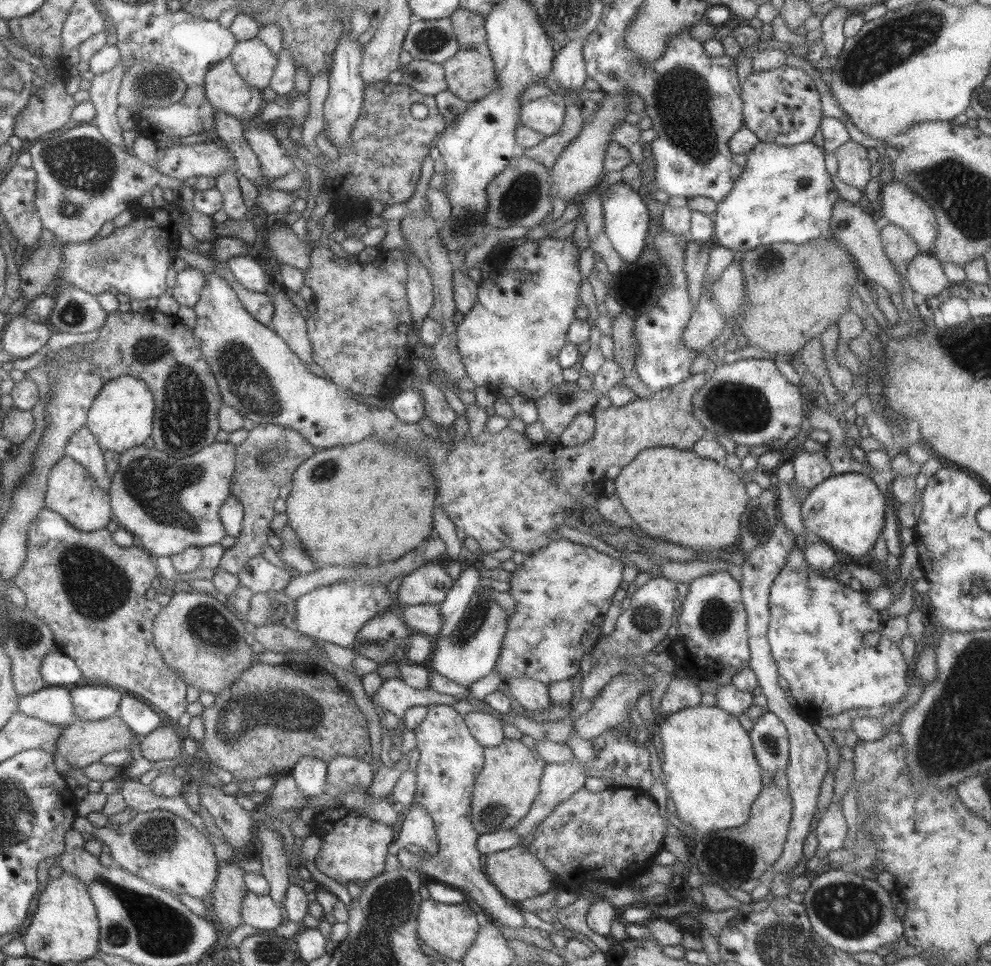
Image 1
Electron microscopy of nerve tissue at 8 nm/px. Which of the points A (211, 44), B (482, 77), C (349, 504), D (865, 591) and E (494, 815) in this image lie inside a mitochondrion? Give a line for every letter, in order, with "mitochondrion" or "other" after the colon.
A: other
B: other
C: other
D: other
E: mitochondrion

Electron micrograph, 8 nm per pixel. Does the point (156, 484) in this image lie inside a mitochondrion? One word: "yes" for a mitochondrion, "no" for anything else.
yes

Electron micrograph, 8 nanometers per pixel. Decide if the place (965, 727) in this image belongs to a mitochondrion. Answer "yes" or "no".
yes

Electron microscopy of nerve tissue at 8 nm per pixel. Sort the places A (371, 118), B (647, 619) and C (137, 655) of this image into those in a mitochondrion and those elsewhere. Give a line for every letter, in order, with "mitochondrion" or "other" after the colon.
A: other
B: mitochondrion
C: other

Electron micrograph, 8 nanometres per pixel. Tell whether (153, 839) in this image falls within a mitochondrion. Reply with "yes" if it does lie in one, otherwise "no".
yes

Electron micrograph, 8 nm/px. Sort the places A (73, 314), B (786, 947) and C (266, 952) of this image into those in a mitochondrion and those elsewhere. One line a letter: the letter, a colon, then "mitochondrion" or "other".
A: mitochondrion
B: mitochondrion
C: mitochondrion

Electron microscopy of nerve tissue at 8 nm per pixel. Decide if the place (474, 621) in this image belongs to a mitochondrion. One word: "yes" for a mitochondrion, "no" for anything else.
yes

